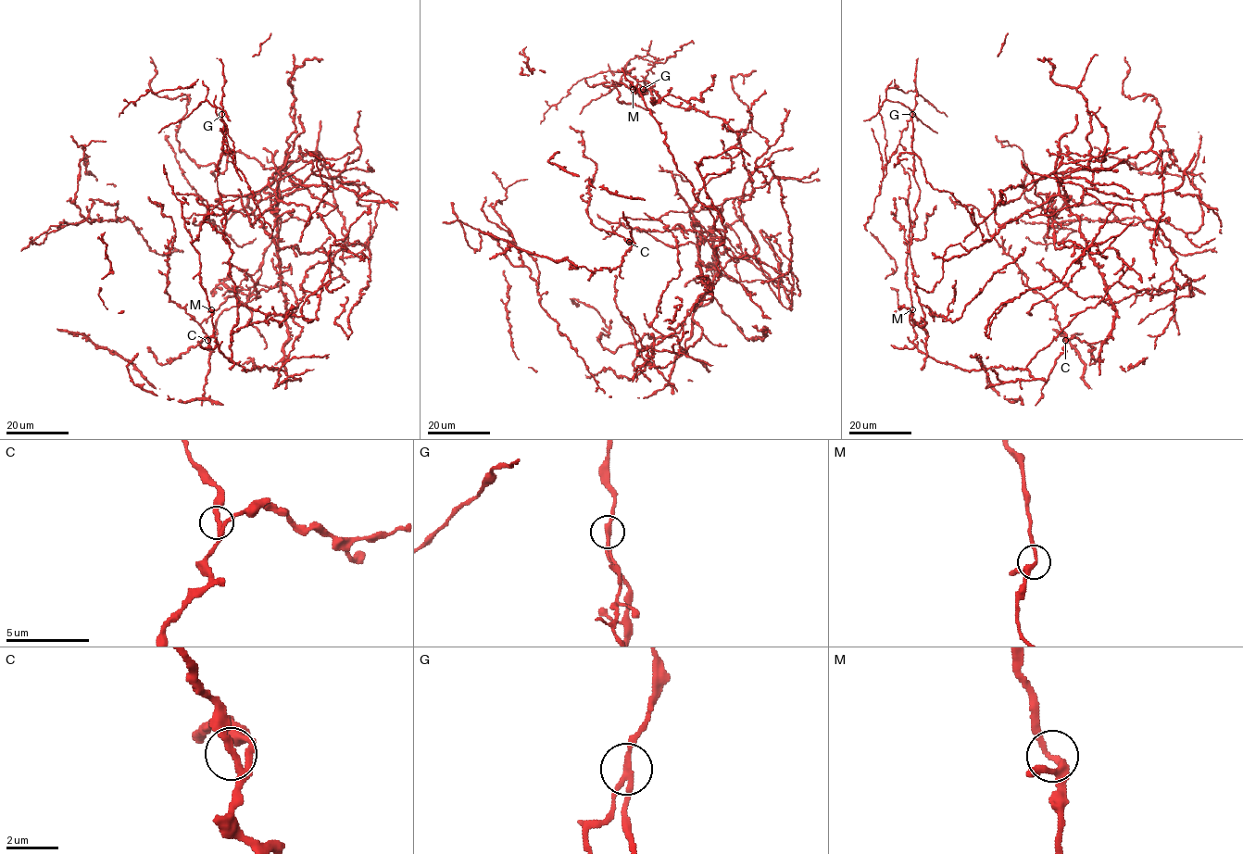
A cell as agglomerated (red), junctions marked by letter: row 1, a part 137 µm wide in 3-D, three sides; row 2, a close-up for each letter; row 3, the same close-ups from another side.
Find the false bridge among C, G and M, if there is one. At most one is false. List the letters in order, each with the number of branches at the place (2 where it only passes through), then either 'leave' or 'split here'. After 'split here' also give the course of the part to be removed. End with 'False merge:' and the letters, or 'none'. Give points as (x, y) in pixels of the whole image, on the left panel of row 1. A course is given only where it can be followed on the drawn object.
C: 3 branches meet; leave
G: 3 branches meet; split here; foreign part runs (221, 114), (226, 151), (234, 164), (232, 141), (206, 99), (202, 80), (146, 91), (119, 116)
M: 3 branches meet; leave
False merge: G

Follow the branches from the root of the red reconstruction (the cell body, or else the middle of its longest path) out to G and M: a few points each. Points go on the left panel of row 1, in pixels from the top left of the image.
G: (262, 290), (285, 282), (303, 329), (279, 369), (245, 370), (228, 357), (237, 304), (217, 187), (221, 114)
M: (262, 290), (283, 282), (297, 299), (293, 321), (303, 329), (279, 369), (245, 370), (226, 357), (210, 309)

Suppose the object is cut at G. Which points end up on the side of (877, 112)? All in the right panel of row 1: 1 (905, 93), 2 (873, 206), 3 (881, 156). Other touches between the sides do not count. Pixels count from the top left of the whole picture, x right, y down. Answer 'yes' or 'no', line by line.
1: yes
2: yes
3: yes

